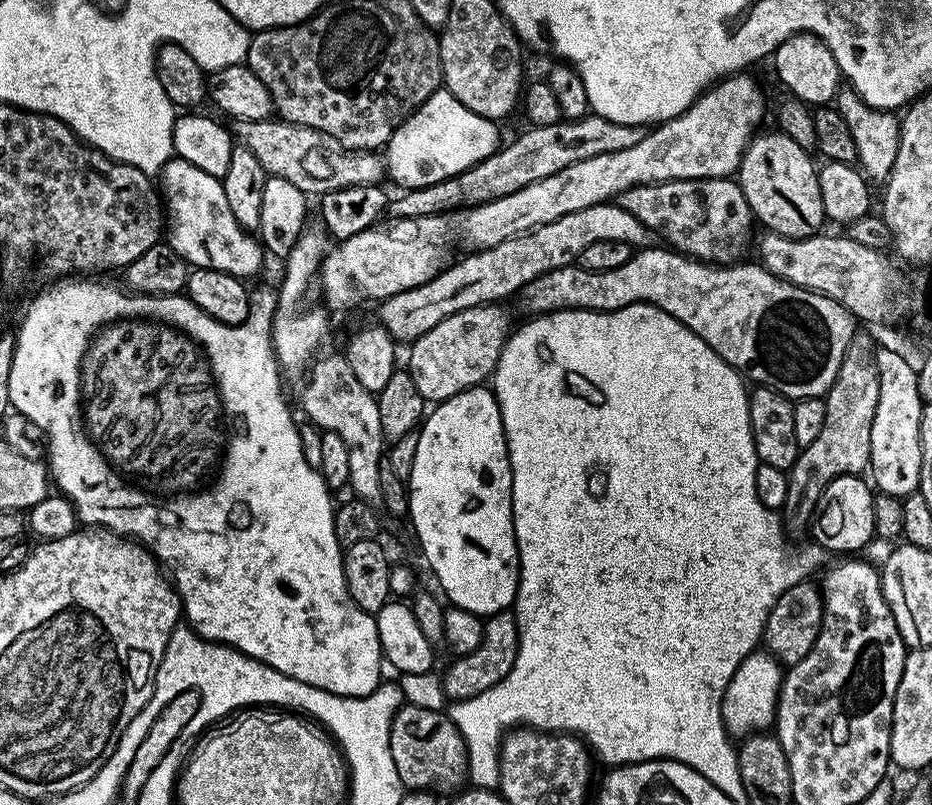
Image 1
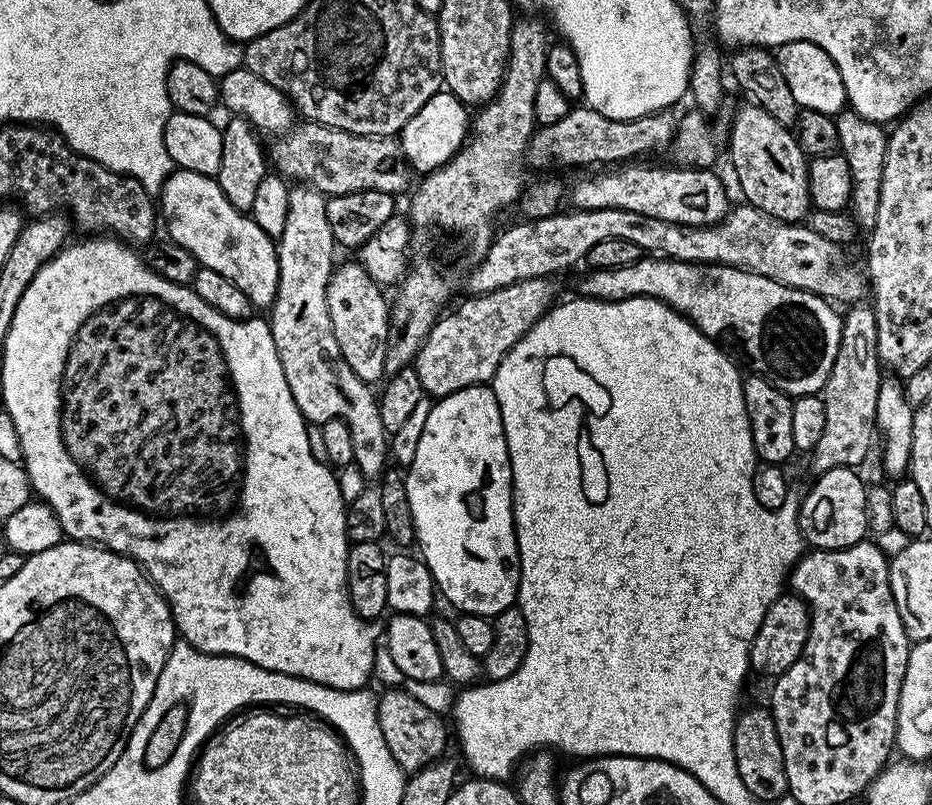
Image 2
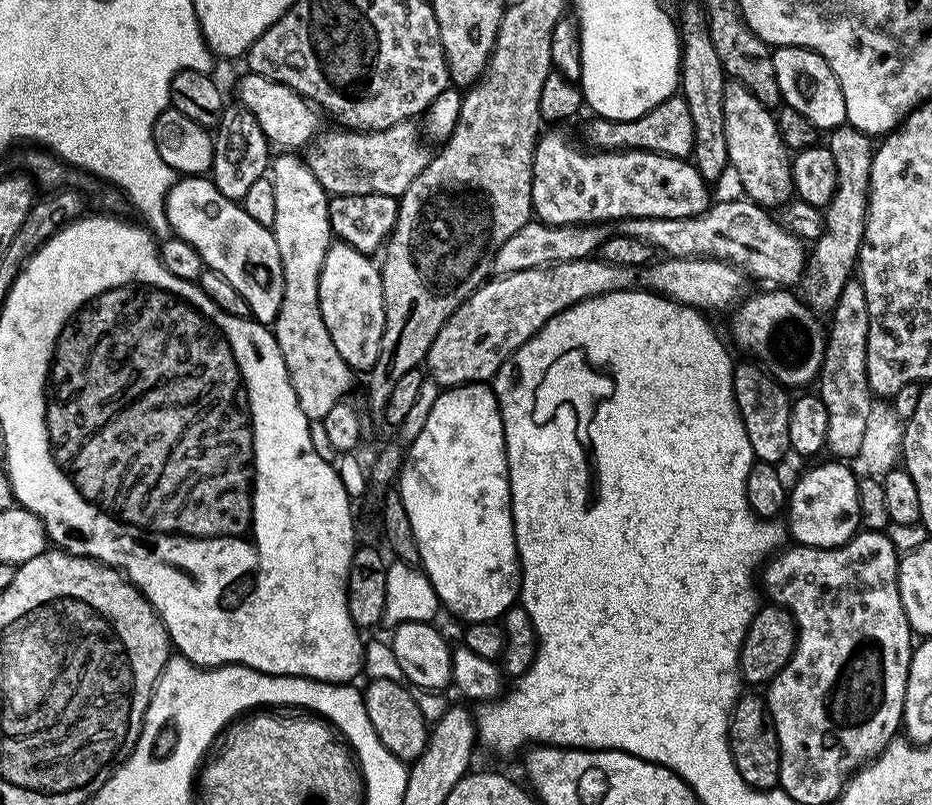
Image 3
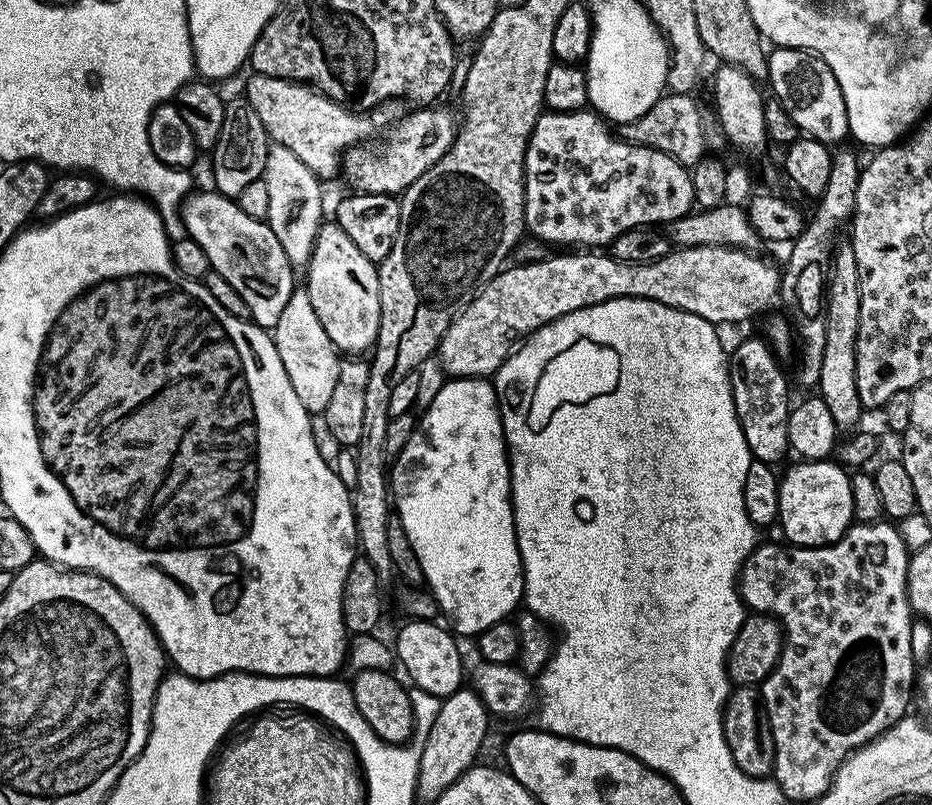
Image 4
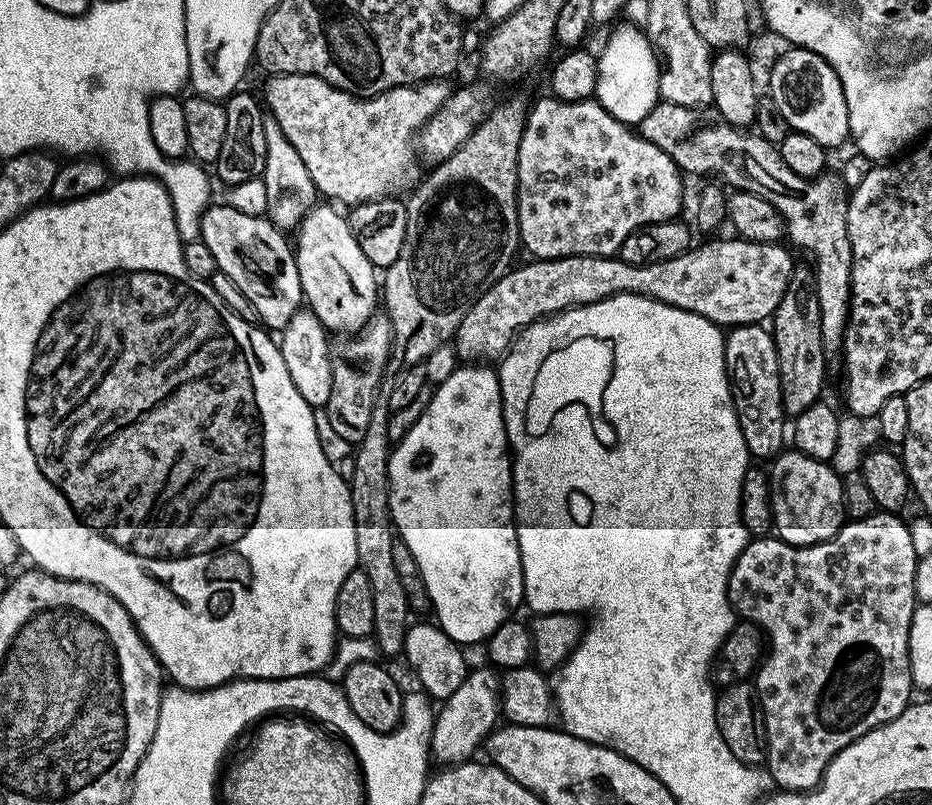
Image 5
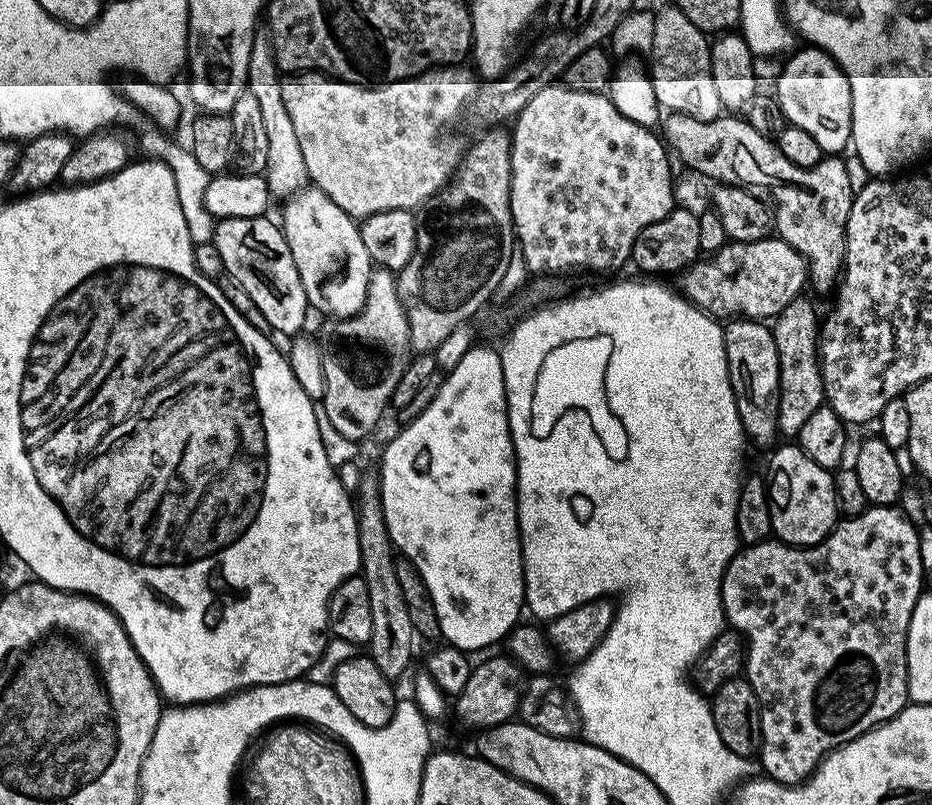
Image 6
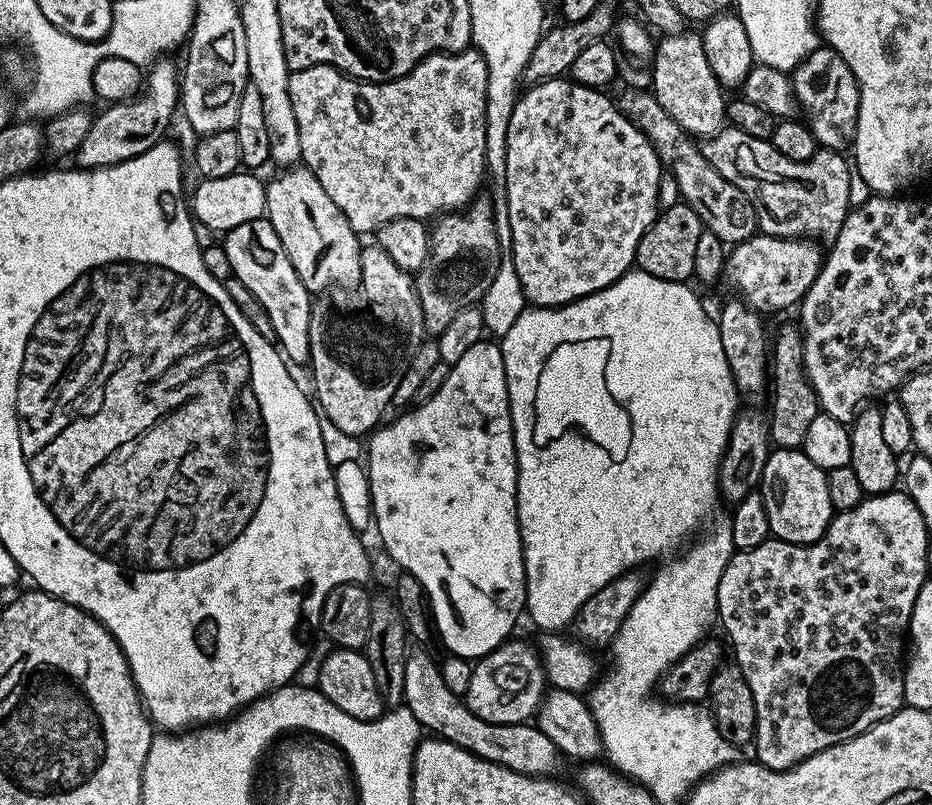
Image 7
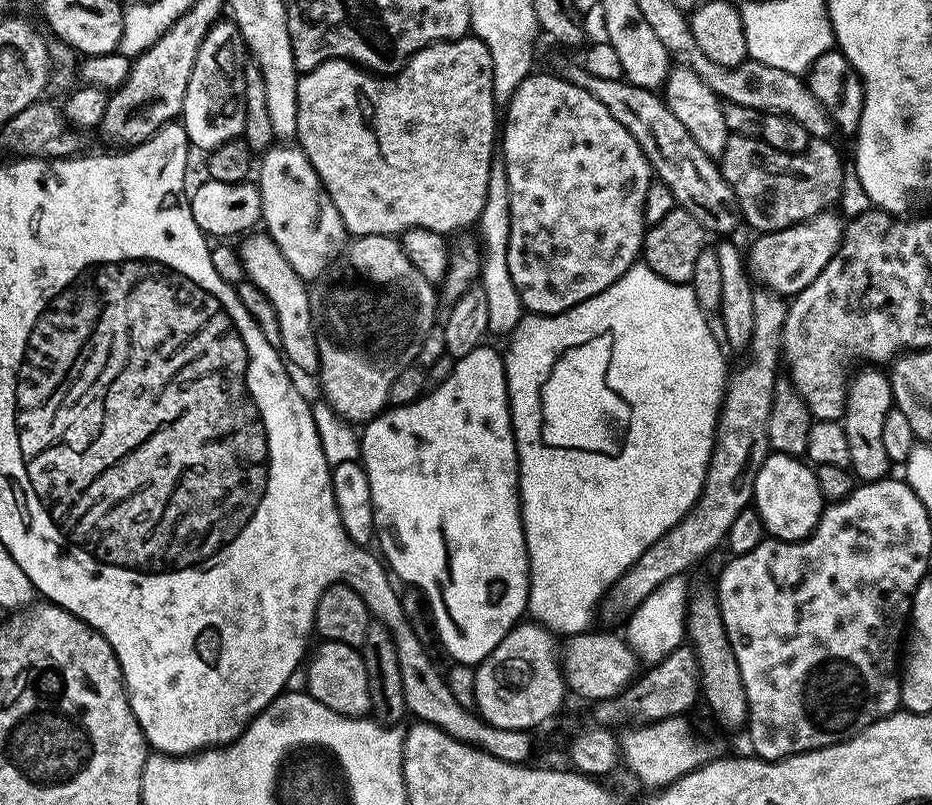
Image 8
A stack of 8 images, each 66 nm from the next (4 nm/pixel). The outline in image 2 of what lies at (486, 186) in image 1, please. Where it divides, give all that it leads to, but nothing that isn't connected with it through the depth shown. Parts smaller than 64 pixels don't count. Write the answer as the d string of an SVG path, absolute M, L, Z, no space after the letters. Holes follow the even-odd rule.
M572 106L565 117L553 125L537 127L528 144L526 160L536 168L548 168L551 164L570 164L574 168L584 168L587 164L620 166L645 157L642 155L646 152L667 149L676 136L678 116L674 113L675 111L665 110L651 112L642 118L619 120L606 118L606 114L587 106Z

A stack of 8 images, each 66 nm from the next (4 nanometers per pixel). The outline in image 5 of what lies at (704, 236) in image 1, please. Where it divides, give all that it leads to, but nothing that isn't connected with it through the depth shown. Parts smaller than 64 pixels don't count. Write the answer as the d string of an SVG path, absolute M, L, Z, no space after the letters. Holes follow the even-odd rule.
M551 94L545 95L545 100L540 100L536 105L527 109L524 117L524 129L522 130L522 146L518 146L518 182L516 183L516 209L518 210L518 226L520 227L520 243L523 251L528 251L529 257L538 260L553 260L554 258L562 258L563 256L615 256L620 251L622 242L626 242L626 238L635 228L641 228L643 224L653 224L654 222L662 222L663 220L670 220L681 215L680 207L684 204L684 184L682 173L676 164L666 155L662 150L658 150L658 146L654 146L654 142L646 142L646 138L642 138L629 125L624 124L618 118L614 118L607 112L604 107L597 102L596 99L582 100L582 101L562 101L557 100Z

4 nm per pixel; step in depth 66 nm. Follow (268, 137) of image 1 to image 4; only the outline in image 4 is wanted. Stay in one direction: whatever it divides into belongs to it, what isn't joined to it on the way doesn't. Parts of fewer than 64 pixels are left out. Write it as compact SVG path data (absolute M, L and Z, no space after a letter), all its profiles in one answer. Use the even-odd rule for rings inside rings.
M420 106L409 116L397 119L387 129L385 140L373 139L371 142L357 144L349 148L342 157L342 176L353 184L357 193L373 192L396 196L403 194L422 174L426 174L450 150L456 137L457 121L452 121L448 108Z

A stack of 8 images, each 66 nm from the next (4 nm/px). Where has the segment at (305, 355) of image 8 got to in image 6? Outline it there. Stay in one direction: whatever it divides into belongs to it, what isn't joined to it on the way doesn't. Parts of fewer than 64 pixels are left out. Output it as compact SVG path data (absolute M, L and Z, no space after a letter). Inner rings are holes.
M267 215L226 218L215 225L216 233L211 233L210 239L218 246L218 254L222 254L225 273L235 278L238 286L250 294L258 310L262 310L269 329L292 338L303 329L300 327L310 313L310 305L306 290L302 290L302 278L298 274L298 266L294 266L283 227L268 219Z

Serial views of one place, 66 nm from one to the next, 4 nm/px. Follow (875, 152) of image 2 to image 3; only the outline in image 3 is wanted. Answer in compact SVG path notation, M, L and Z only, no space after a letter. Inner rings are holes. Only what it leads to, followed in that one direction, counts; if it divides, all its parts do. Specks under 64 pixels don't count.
M847 122L831 129L827 136L826 147L830 154L834 154L834 166L838 169L838 186L824 212L824 232L811 245L806 260L806 275L802 280L803 299L809 308L820 314L831 313L858 264L868 213L870 168L874 151L873 137Z

